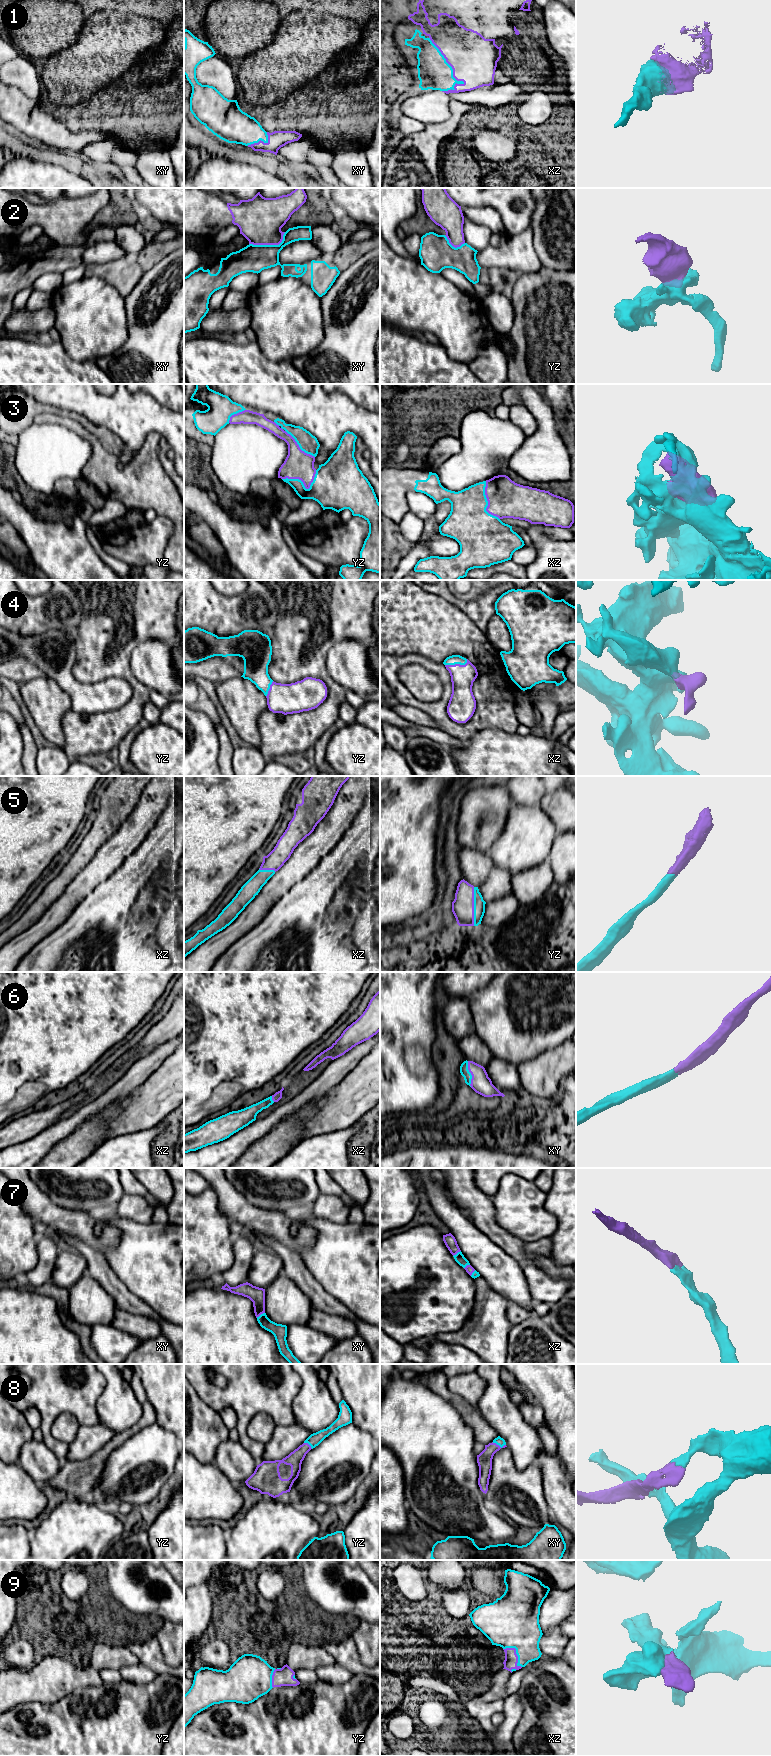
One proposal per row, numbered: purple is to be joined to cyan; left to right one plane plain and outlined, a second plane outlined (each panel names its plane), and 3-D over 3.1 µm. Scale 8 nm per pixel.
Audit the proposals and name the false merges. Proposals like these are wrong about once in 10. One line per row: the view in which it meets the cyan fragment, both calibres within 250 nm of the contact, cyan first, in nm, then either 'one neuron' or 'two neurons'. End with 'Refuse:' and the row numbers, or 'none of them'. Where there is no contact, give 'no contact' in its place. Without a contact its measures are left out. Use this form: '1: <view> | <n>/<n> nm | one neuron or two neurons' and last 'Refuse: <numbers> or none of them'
1: xz | 260/380 nm | one neuron
2: xy | 220/360 nm | two neurons
3: yz | 360/220 nm | one neuron
4: xz | 80/190 nm | one neuron
5: yz | 100/180 nm | one neuron
6: xy | 70/160 nm | one neuron
7: xy | 120/130 nm | one neuron
8: xy | 70/120 nm | one neuron
9: xz | 420/110 nm | one neuron
Refuse: 2

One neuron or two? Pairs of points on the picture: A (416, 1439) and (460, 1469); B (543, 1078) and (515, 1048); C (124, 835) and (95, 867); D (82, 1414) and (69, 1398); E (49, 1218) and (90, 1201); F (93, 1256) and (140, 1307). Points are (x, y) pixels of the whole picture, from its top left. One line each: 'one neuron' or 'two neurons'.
A: one neuron
B: two neurons
C: one neuron
D: one neuron
E: two neurons
F: one neuron

